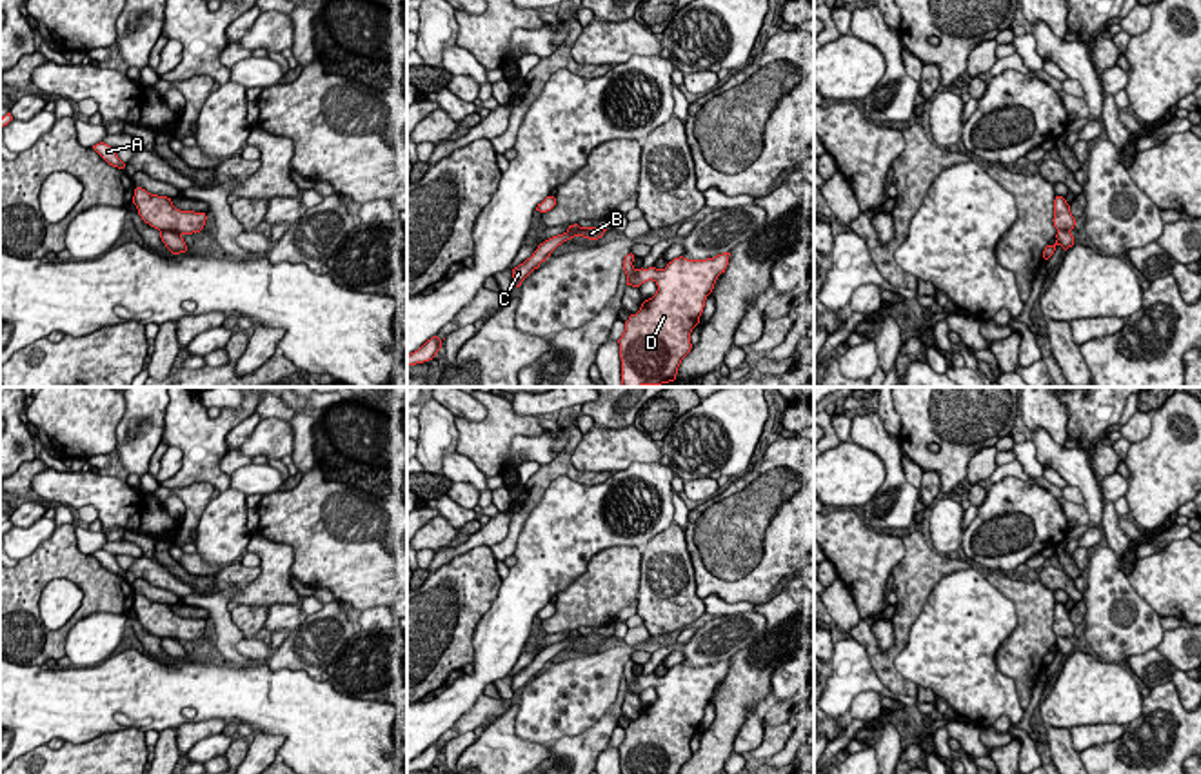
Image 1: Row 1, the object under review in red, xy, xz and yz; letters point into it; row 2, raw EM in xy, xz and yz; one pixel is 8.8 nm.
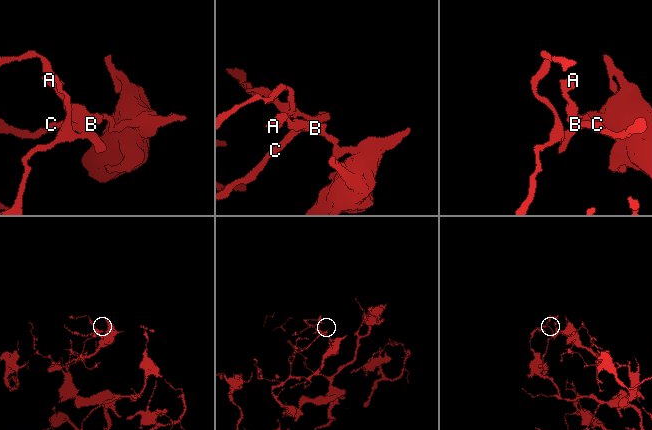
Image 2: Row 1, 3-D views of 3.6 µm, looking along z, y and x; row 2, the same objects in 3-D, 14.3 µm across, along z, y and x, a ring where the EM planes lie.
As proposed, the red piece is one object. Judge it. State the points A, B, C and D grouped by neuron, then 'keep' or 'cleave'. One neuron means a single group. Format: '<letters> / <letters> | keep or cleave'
A B D / C | cleave

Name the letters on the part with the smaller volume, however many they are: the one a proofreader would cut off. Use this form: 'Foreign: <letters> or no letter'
Foreign: C

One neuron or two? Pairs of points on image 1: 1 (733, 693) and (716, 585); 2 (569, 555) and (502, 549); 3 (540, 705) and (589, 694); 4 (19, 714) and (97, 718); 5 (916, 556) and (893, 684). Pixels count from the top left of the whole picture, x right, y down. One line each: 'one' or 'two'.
1: two
2: two
3: one
4: one
5: one

